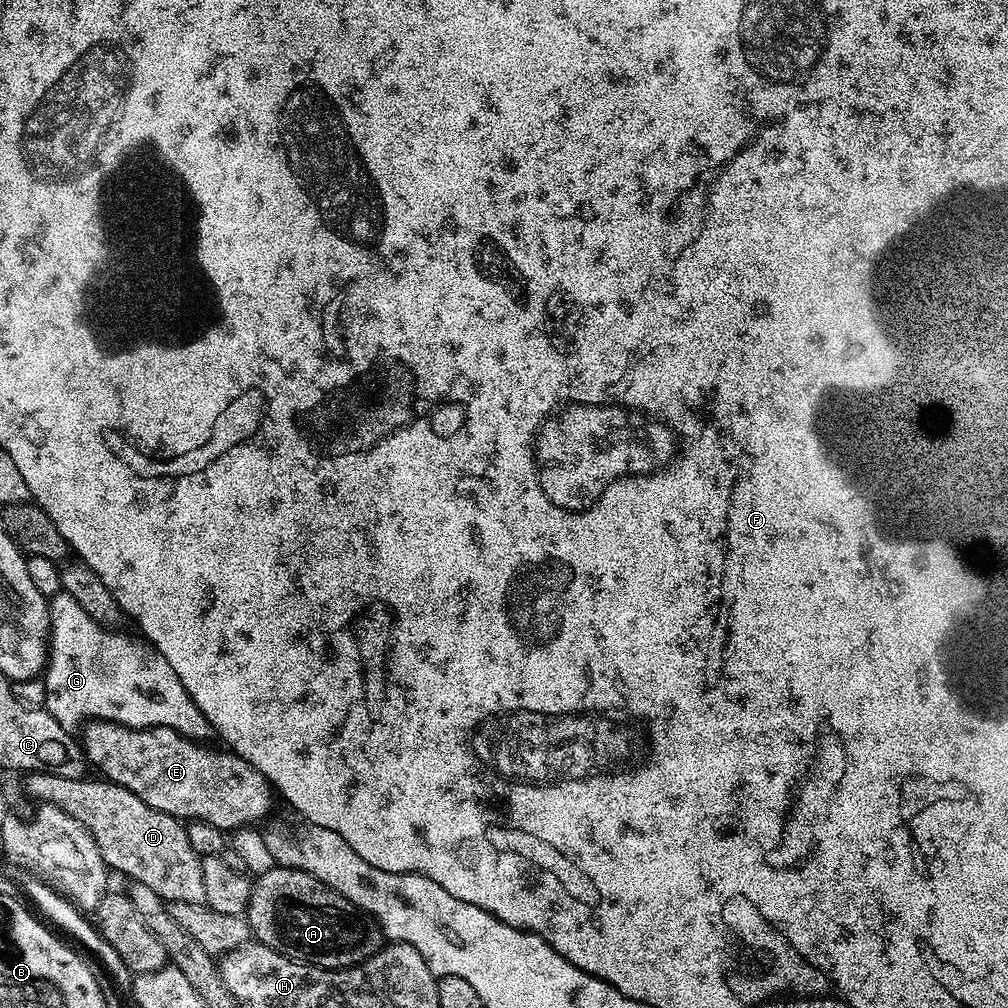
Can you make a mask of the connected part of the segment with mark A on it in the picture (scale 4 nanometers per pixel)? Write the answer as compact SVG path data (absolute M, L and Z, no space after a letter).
M275 866L268 873L255 877L246 919L251 935L259 943L270 946L291 960L316 964L319 968L352 968L355 964L370 959L382 947L380 925L368 913L356 908L354 902L350 902L336 889L328 888L309 872L297 868Z

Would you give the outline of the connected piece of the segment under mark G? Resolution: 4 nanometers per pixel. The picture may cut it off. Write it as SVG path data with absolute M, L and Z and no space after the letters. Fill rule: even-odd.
M63 590L56 592L55 595L49 597L48 601L49 659L44 672L44 684L46 690L43 705L45 711L49 712L64 729L73 731L75 729L74 726L77 723L78 726L83 720L93 719L110 720L126 725L126 720L124 720L124 700L134 700L134 690L166 690L166 686L182 686L181 679L178 678L178 674L175 673L174 669L170 667L170 662L162 659L152 645L143 642L138 636L136 638L122 632L114 632L112 634L106 632L103 629L105 627L100 625L99 621L90 618L90 614L87 614L86 610L83 610L82 606L78 605L78 602L74 601L74 598L71 598L70 594L66 594Z

